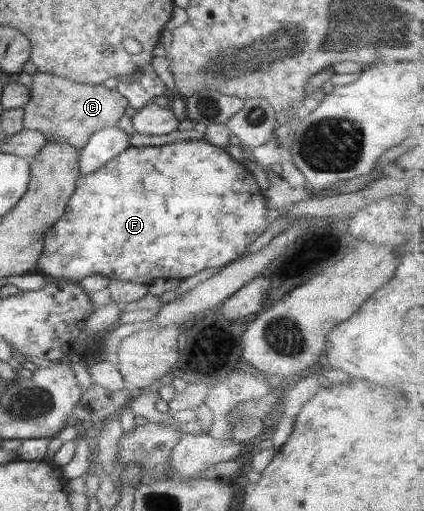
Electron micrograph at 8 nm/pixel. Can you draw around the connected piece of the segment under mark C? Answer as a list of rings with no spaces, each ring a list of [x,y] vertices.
[[[37,71],[32,79],[31,98],[23,106],[23,128],[40,131],[47,140],[66,142],[78,151],[88,142],[94,131],[117,126],[129,106],[124,96],[101,84],[74,82],[42,71]]]

